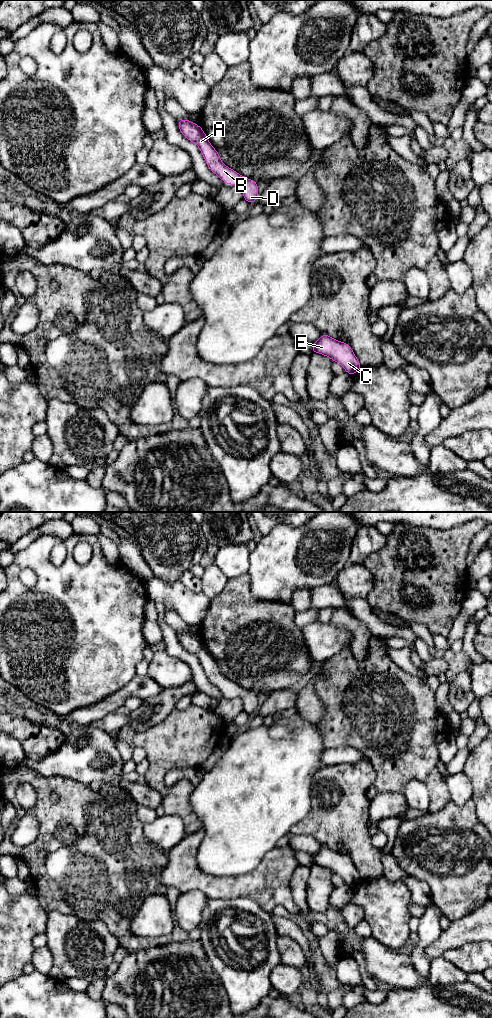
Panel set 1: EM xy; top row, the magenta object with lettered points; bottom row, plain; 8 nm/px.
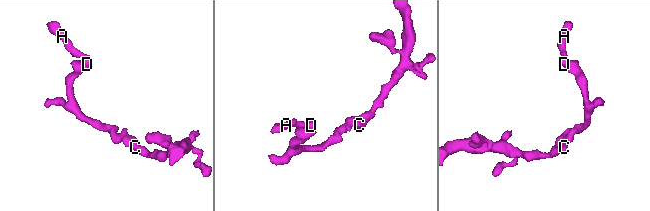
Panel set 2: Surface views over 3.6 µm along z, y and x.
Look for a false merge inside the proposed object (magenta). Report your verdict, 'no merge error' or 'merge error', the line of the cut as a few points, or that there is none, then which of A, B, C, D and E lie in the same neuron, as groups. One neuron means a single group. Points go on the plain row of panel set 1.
no merge error | no cut | A B C D E

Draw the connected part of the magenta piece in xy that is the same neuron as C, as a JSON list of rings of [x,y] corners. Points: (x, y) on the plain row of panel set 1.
[[[322,845],[321,849],[313,854],[311,866],[319,865],[332,871],[333,874],[341,876],[345,884],[353,888],[362,881],[362,878],[354,866],[351,858]]]

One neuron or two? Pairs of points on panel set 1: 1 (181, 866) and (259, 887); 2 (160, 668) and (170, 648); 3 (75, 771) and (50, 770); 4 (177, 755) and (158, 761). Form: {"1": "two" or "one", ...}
{"1": "one", "2": "two", "3": "one", "4": "one"}

